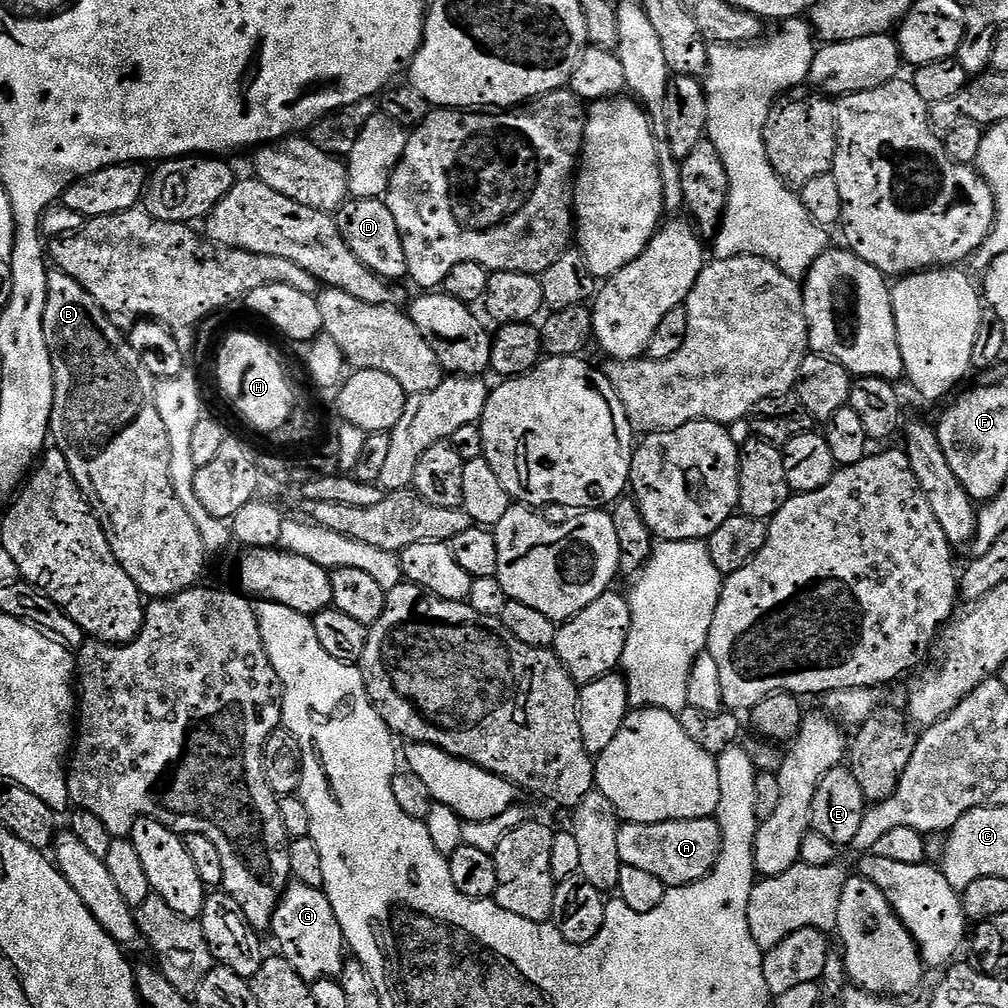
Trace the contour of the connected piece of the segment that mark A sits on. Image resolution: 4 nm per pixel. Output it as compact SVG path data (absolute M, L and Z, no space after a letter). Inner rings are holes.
M715 819L667 820L653 824L621 823L618 858L621 864L654 874L668 888L693 884L712 872L720 857L720 826Z

